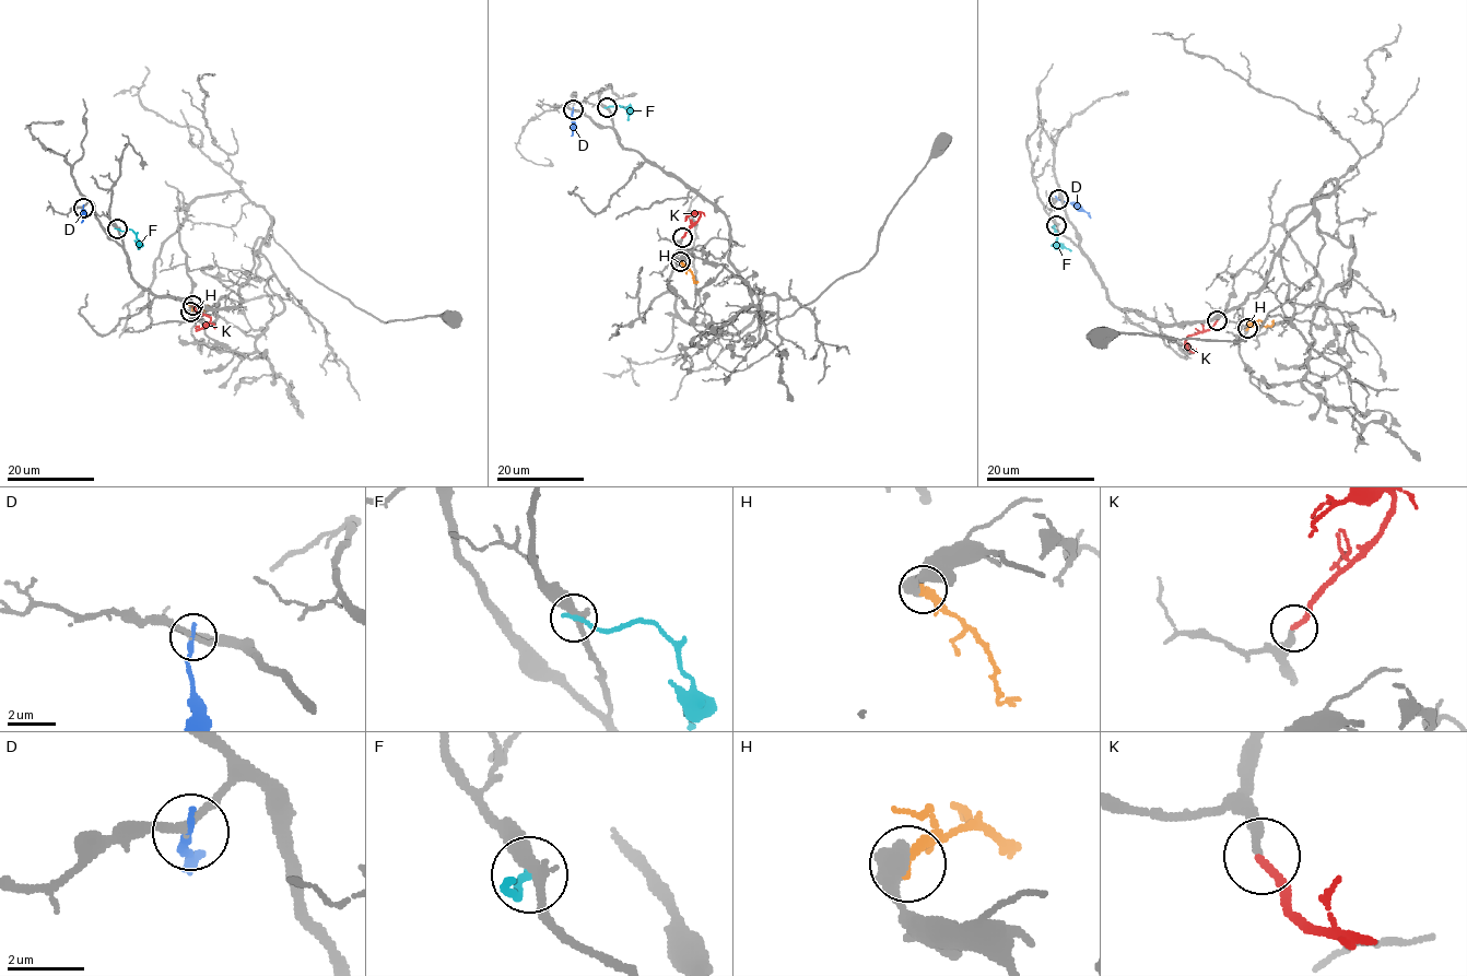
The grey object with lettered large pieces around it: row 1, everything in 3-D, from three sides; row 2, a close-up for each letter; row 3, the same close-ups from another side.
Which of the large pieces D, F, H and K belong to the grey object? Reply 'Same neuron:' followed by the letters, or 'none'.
Same neuron: K

